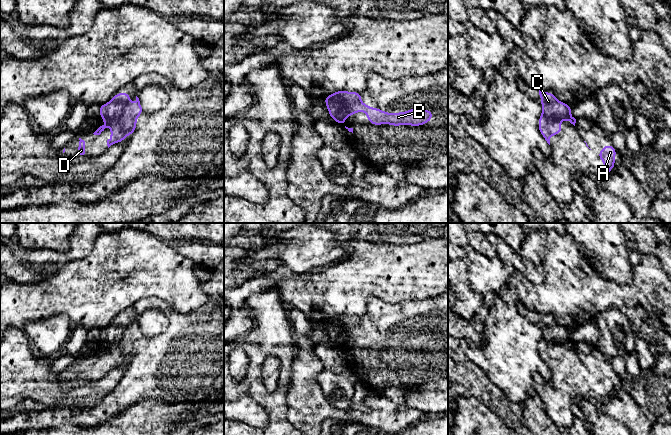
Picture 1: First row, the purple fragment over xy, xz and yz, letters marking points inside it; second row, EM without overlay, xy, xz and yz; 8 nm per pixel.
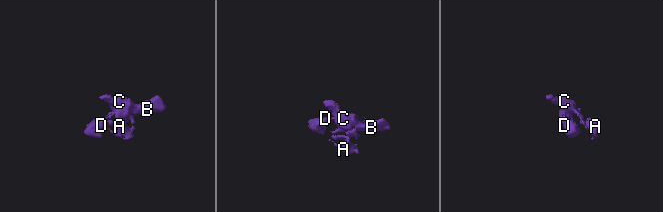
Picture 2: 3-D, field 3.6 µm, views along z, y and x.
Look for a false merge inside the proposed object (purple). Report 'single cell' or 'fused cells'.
fused cells

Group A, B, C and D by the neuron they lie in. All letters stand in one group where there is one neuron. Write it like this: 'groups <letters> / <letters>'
groups A B D / C

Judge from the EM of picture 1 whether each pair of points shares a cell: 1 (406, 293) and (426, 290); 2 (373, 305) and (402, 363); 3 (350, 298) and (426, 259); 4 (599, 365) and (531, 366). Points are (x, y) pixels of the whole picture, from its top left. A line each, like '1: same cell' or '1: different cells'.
1: same cell
2: same cell
3: same cell
4: different cells

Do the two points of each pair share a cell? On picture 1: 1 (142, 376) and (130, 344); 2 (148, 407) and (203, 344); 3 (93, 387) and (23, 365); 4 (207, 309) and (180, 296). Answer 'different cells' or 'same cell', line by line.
1: same cell
2: different cells
3: same cell
4: different cells

